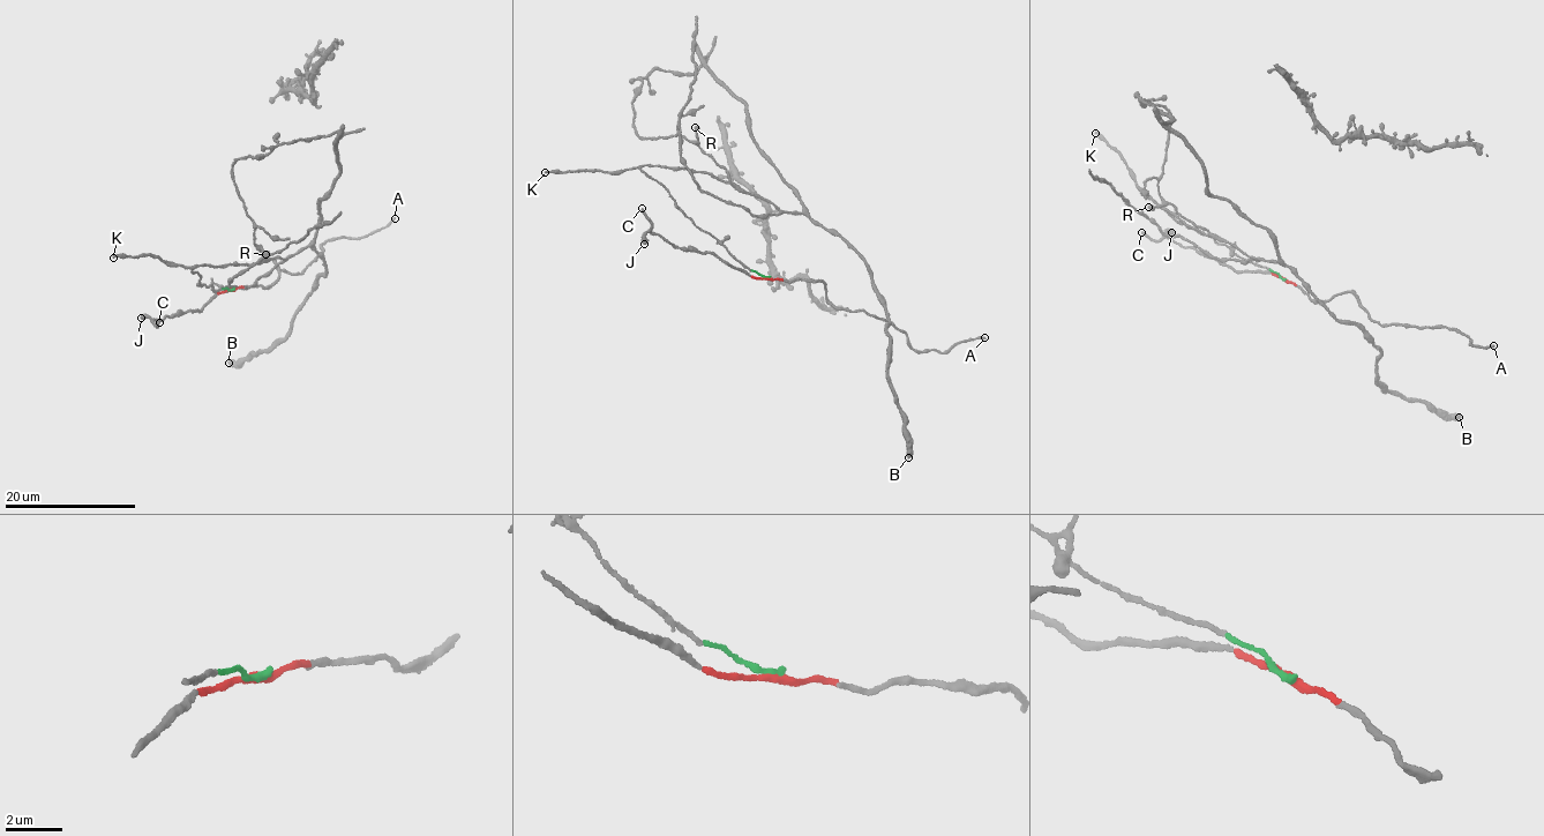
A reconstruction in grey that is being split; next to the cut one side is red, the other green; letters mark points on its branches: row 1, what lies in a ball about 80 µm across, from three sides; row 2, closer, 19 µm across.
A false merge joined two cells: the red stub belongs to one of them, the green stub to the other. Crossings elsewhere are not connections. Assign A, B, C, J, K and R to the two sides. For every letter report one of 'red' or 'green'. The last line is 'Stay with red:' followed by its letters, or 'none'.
A: red
B: green
C: red
J: red
K: green
R: green
Stay with red: A, C, J

